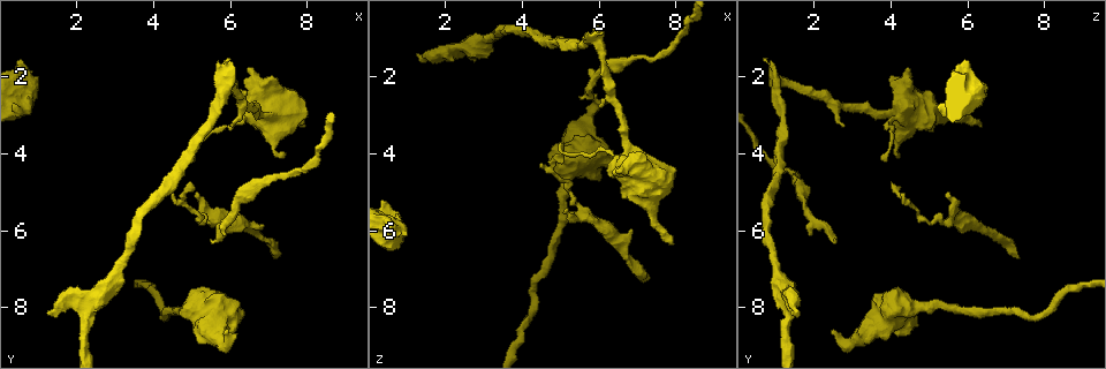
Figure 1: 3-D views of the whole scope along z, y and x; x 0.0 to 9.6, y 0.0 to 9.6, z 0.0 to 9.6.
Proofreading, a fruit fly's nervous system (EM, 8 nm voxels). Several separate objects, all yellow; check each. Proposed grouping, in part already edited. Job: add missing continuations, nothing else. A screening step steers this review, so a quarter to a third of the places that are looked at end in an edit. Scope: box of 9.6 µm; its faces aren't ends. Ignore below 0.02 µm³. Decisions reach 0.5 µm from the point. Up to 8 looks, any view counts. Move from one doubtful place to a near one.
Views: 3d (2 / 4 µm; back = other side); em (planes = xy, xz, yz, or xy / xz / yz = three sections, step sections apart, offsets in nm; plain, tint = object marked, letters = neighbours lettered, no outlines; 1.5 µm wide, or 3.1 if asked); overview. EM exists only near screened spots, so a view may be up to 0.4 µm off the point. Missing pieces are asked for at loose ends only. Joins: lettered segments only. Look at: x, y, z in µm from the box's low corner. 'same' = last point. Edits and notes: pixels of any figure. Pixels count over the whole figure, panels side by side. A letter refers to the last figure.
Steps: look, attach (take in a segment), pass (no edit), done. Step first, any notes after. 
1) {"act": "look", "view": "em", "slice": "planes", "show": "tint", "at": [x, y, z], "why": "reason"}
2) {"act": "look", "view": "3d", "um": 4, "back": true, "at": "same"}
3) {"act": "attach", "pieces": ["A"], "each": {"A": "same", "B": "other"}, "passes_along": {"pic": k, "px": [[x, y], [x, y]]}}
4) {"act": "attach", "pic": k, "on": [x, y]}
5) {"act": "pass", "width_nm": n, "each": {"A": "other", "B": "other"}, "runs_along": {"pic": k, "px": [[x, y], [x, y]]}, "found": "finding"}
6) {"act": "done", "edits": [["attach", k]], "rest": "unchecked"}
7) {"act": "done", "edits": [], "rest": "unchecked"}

{"act": "look", "view": "3d", "um": 4, "at": [5.65, 1.65, 0.90], "why": "free end"}

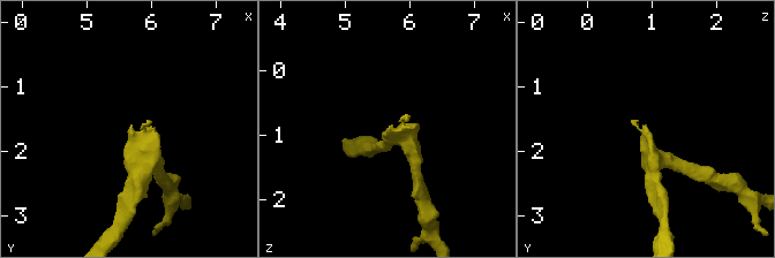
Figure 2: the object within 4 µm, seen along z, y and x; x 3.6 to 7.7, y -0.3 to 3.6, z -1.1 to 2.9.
{"act": "look", "view": "em", "slice": "planes", "show": "tint", "at": [5.65, 1.70, 0.90], "why": "need the tissue"}

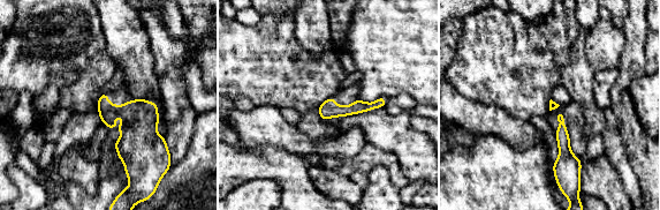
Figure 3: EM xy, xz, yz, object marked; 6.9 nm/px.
{"act": "look", "view": "em", "slice": "planes", "show": "letters", "at": "same", "why": "see the neighbours"}

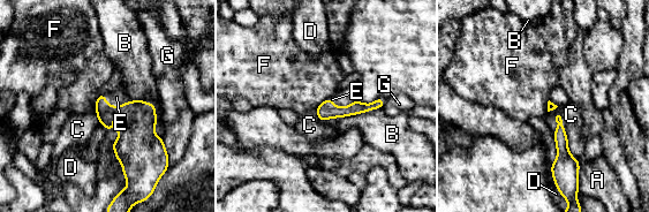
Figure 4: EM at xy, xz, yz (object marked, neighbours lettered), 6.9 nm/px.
{"act": "attach", "pieces": ["E"], "longest_contact_nm": ["C", 360], "each": {"A": "other", "B": "other", "C": "other", "D": "other", "E": "same", "F": "other", "G": "other"}, "found": "it goes on there"}

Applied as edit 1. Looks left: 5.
{"act": "look", "view": "3d", "um": 4, "at": [7.15, 6.70, 7.25], "why": "branch stops here"}

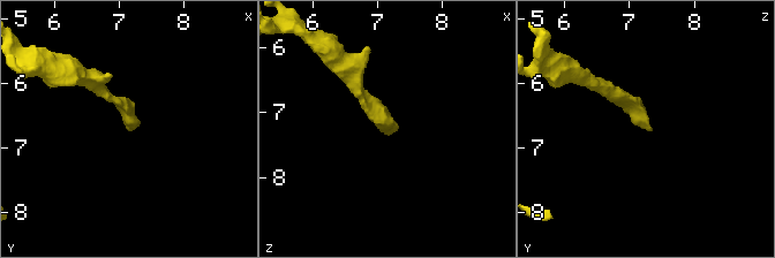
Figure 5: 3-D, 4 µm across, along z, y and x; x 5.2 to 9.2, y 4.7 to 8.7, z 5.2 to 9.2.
{"act": "look", "view": "em", "slice": "xz", "step": 4, "show": "tint", "at": [7.20, 6.70, 7.30], "why": "need the tissue"}

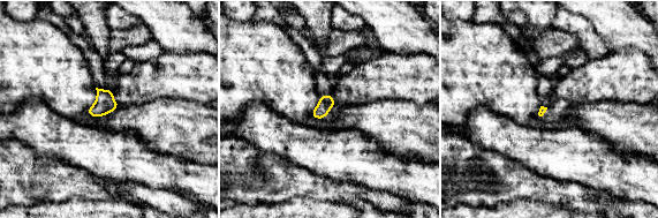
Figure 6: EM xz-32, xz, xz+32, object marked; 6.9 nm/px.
{"act": "look", "view": "em", "slice": "yz", "step": 4, "show": "letters", "at": "same", "why": "cut it another way"}

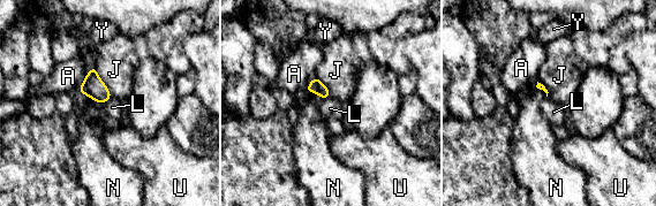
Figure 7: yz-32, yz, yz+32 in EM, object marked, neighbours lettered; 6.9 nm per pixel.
{"act": "attach", "pieces": ["L"], "each": {"A": "other", "J": "other", "L": "same", "N": "other", "U": "other", "Y": "other"}, "found": "it goes on there"}

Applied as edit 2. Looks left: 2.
{"act": "look", "view": "em", "slice": "planes", "show": "letters", "at": [5.95, 8.65, 2.50], "why": "branch stops here"}

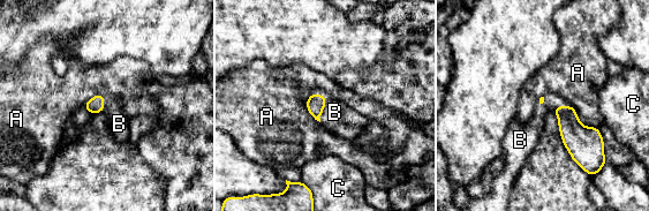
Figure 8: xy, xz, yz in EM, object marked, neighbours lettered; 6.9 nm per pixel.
{"act": "attach", "pieces": ["B"], "each": {"A": "other", "B": "same", "C": "other"}, "passes_along": {"pic": 8, "px": [[315, 103], [323, 108], [334, 112]]}, "found": "it goes on there"}

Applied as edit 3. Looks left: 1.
{"act": "done", "edits": [["attach", 4], ["attach", 7], ["attach", 8]], "rest": "unchecked"}

